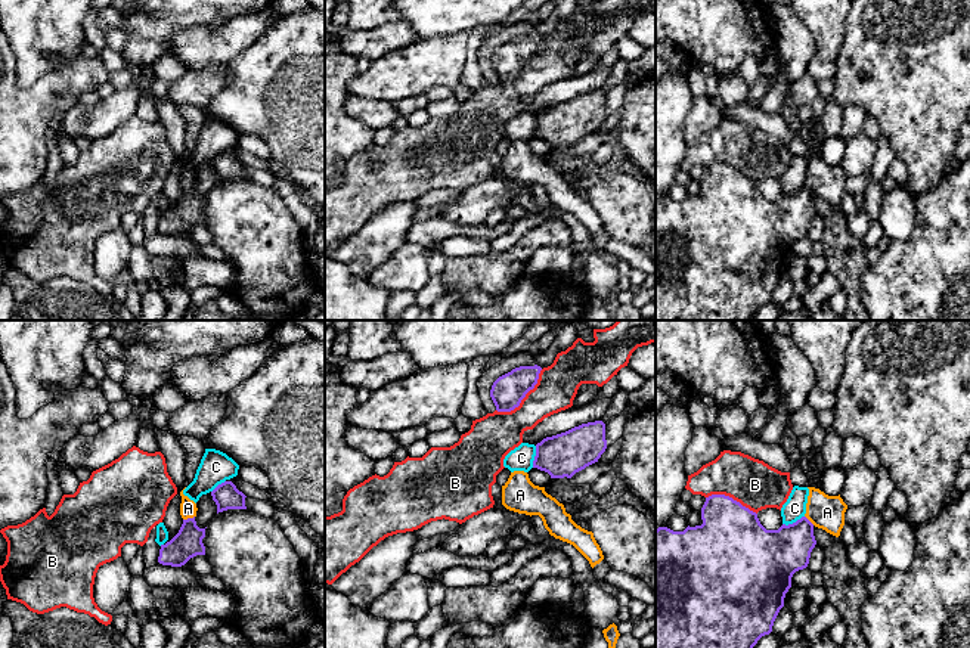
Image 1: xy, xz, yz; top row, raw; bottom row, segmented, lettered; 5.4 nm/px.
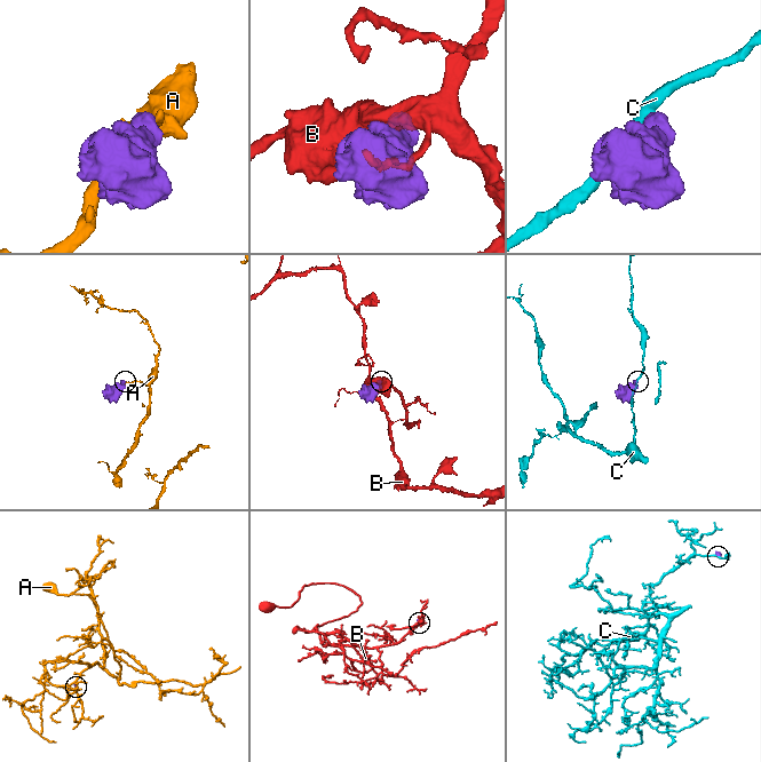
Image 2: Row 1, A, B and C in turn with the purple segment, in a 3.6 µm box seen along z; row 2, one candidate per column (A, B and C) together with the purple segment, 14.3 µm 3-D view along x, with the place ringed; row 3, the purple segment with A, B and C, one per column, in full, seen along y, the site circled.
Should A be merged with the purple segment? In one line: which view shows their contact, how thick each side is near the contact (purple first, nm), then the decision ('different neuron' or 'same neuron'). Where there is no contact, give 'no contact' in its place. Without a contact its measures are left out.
xy | 160/100 nm | different neuron

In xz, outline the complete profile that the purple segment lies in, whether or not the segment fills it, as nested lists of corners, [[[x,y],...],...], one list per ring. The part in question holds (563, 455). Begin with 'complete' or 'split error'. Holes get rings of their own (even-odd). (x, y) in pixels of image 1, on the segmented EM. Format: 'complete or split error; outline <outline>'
complete; outline [[[582,424],[537,443],[533,468],[548,472],[551,478],[571,478],[598,462],[605,449],[605,424]]]

